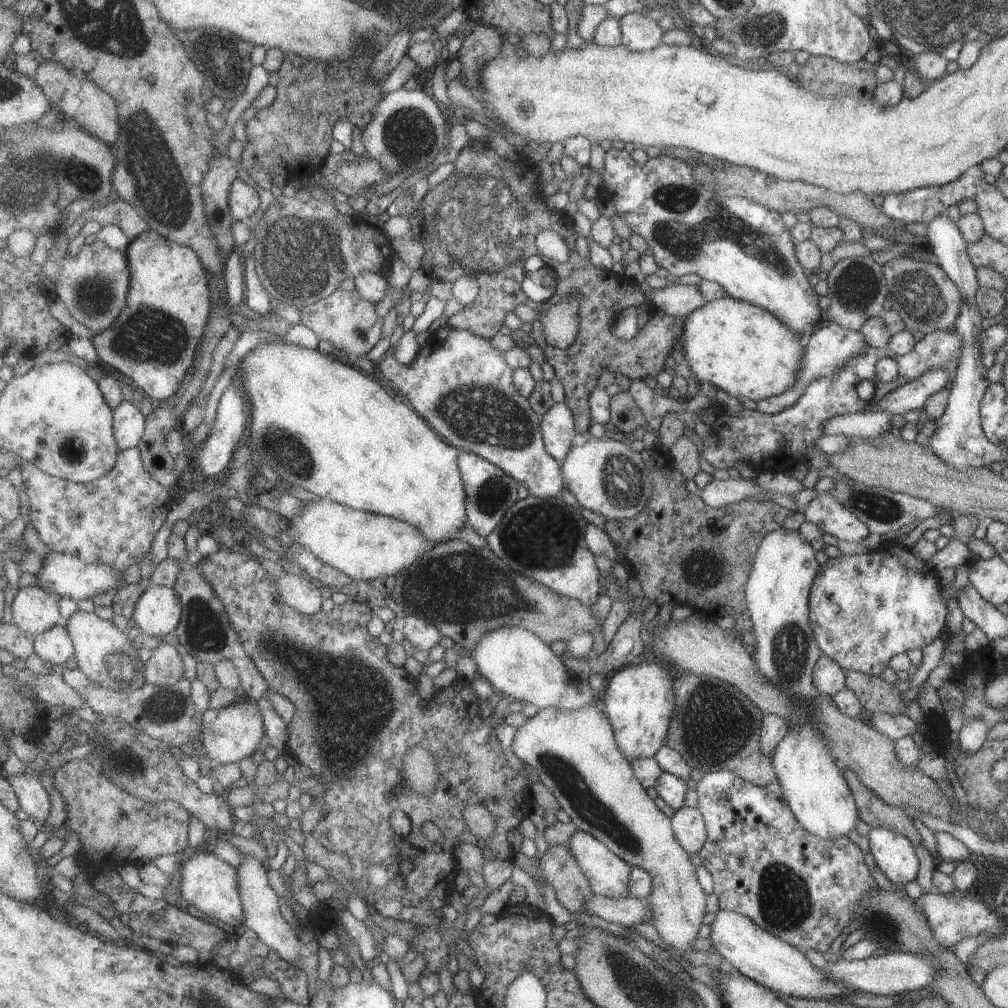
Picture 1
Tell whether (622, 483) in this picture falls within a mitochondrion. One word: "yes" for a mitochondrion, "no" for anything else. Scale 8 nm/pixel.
yes

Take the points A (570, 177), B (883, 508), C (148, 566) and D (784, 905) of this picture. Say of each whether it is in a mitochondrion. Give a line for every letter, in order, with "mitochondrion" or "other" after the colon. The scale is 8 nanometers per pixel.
A: other
B: mitochondrion
C: other
D: mitochondrion

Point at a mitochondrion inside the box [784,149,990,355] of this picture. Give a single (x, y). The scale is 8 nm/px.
(919, 296)

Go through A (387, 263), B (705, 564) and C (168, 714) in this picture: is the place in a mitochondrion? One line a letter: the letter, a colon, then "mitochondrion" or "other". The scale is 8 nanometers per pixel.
A: other
B: other
C: other

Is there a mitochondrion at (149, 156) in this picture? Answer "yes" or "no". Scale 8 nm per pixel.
yes

